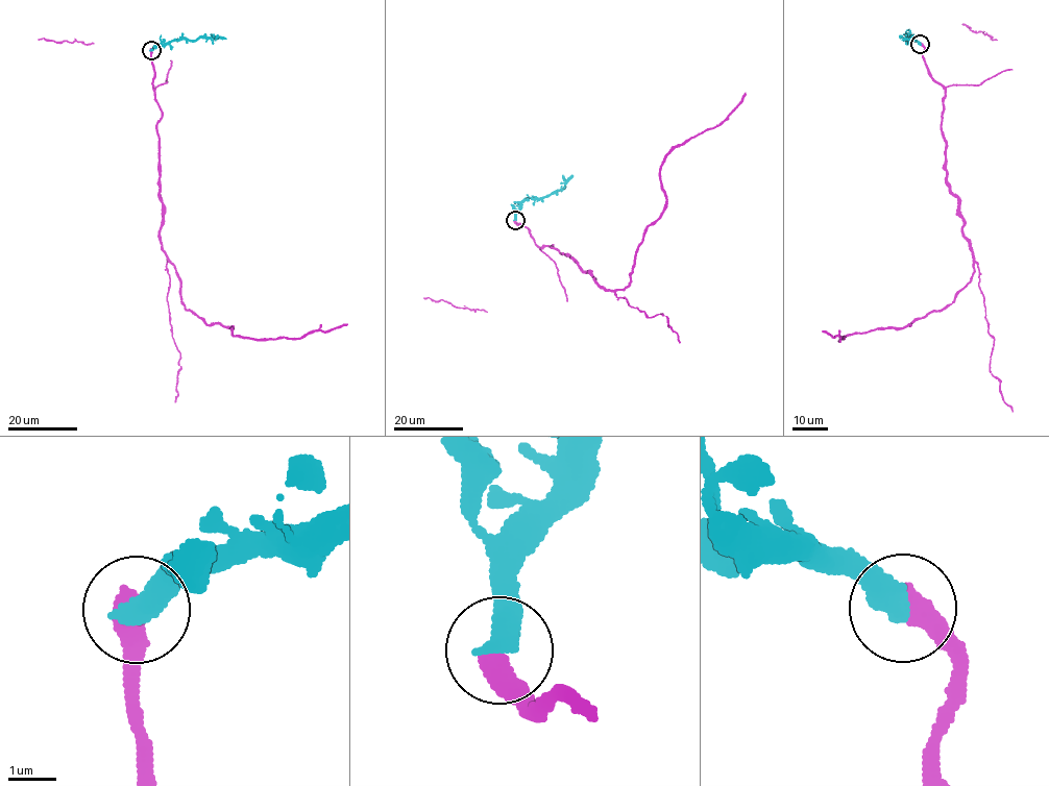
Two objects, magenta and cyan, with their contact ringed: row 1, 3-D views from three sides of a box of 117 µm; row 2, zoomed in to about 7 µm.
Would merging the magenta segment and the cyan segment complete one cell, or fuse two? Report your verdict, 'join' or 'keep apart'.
keep apart

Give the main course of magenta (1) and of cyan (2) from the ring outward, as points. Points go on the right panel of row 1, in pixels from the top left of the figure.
1: (921, 44), (945, 91), (946, 185), (958, 198), (973, 275), (951, 303), (911, 325), (840, 341), (822, 332)
2: (920, 44), (906, 35), (912, 39), (902, 40)

